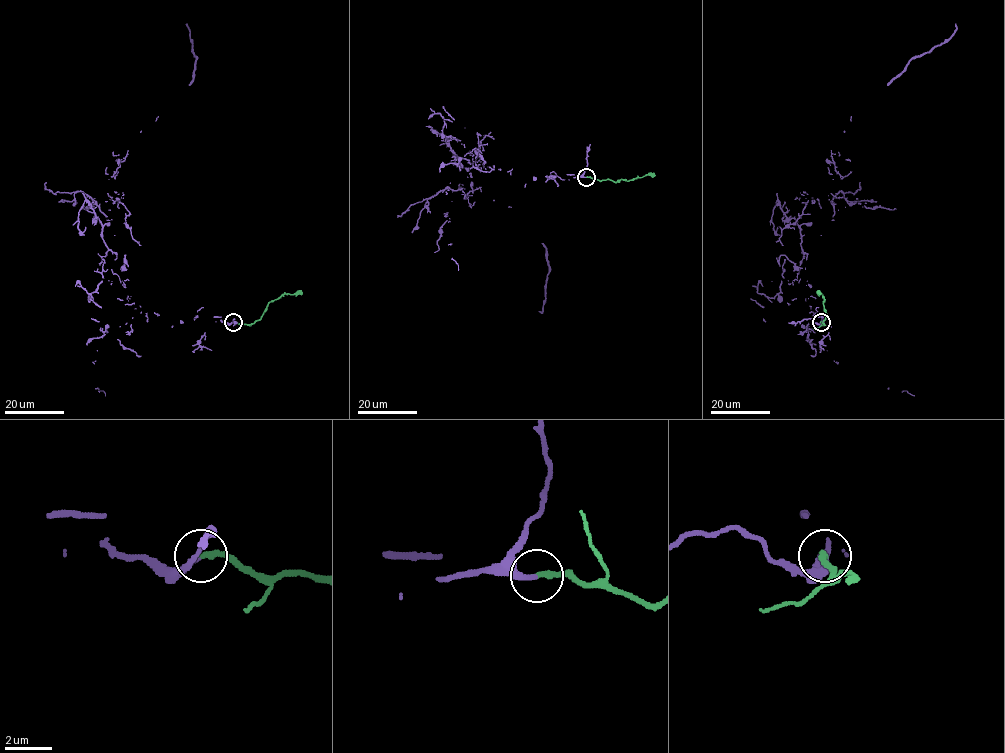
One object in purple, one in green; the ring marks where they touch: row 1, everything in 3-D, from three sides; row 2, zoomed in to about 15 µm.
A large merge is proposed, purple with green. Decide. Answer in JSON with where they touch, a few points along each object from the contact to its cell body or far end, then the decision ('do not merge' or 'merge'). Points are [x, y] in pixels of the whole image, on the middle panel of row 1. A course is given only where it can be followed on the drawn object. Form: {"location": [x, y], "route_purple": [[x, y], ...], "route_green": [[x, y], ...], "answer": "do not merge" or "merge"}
{"location": [586, 177], "route_purple": [[585, 177], [455, 157], [469, 163], [478, 138], [492, 138], [461, 188], [510, 207], [545, 247], [539, 311]], "route_green": [[585, 177], [617, 181], [648, 174], [655, 176]], "answer": "merge"}

